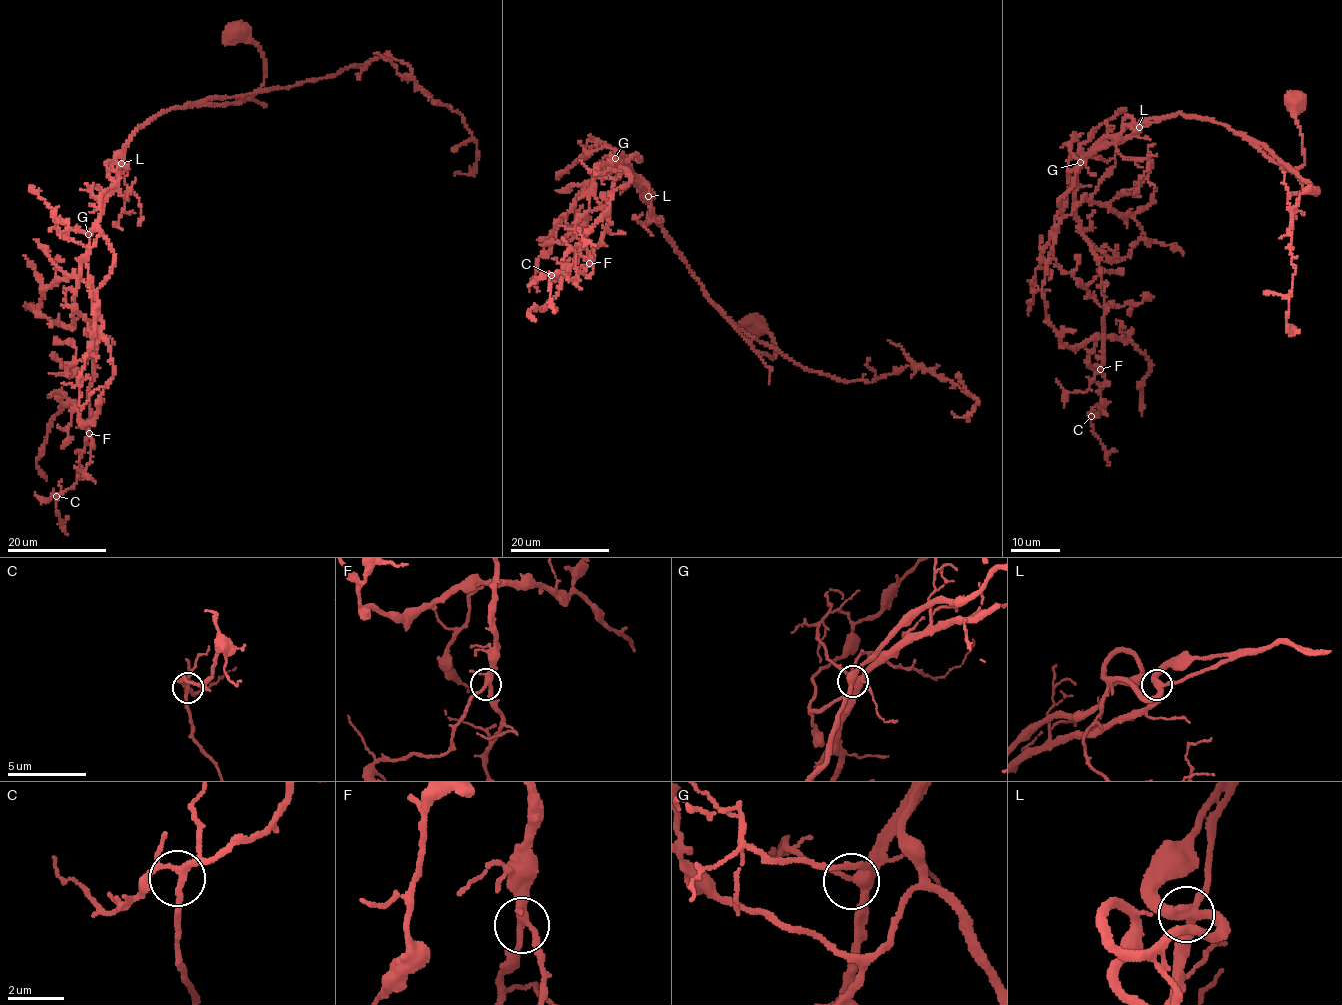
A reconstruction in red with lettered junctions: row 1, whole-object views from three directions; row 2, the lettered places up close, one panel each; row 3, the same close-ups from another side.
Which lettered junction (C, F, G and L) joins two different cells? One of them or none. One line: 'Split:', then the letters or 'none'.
Split: none

